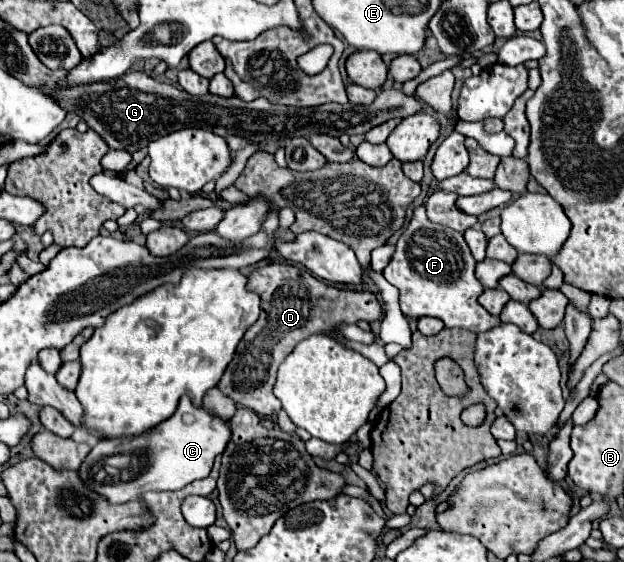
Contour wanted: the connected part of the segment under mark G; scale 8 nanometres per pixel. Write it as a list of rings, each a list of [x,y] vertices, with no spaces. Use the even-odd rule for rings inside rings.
[[[126,72],[124,76],[114,78],[112,82],[96,82],[96,84],[84,84],[84,86],[74,86],[74,88],[64,88],[62,92],[58,92],[56,96],[60,100],[60,104],[68,110],[68,112],[80,112],[84,114],[82,120],[88,122],[88,126],[92,126],[92,130],[96,130],[110,148],[116,150],[128,150],[128,152],[136,152],[148,146],[148,142],[166,136],[170,132],[182,130],[182,128],[204,128],[210,132],[216,132],[220,136],[240,136],[246,138],[248,142],[254,144],[266,144],[272,140],[284,140],[284,138],[296,138],[296,136],[304,136],[310,138],[314,134],[328,134],[328,136],[342,136],[342,134],[366,134],[370,128],[390,120],[390,118],[406,118],[412,116],[416,112],[422,110],[422,104],[414,98],[414,96],[406,96],[402,90],[380,90],[376,100],[370,106],[354,106],[354,104],[322,104],[322,106],[314,106],[314,108],[292,108],[292,106],[280,106],[280,104],[270,104],[266,98],[258,98],[254,102],[244,102],[238,96],[230,96],[230,98],[222,98],[222,96],[214,96],[214,94],[204,94],[204,96],[192,96],[172,84],[162,84],[154,78],[150,78],[144,72]]]

